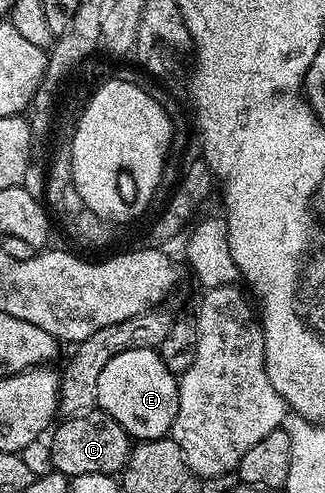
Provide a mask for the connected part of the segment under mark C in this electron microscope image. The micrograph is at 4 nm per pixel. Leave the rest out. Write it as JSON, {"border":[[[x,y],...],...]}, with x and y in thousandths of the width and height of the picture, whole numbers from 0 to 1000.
{"border":[[[311,830],[268,842],[203,846],[163,868],[154,890],[154,947],[206,968],[240,961],[360,966],[400,925],[406,886],[335,838]]]}

